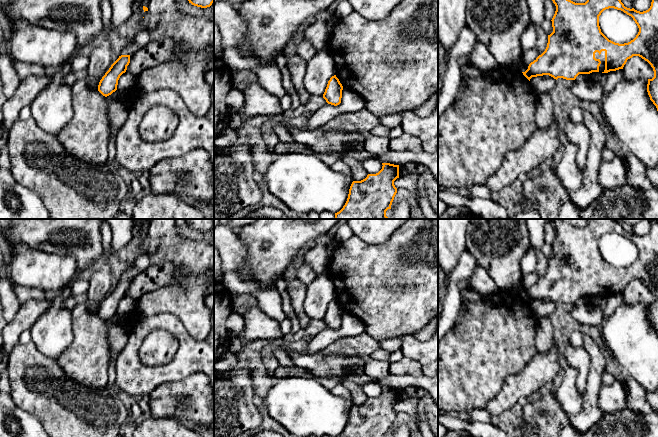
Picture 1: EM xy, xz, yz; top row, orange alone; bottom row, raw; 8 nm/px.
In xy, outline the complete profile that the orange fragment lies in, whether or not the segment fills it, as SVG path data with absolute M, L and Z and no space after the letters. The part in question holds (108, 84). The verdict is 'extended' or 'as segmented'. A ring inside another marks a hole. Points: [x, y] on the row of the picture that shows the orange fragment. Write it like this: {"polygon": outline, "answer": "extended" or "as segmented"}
{"polygon": "M121 55L111 65L98 85L98 91L103 96L107 97L117 90L118 80L120 76L126 72L129 63L130 55Z", "answer": "as segmented"}

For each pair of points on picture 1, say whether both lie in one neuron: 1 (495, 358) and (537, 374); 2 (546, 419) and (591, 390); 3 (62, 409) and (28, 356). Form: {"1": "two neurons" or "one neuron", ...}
{"1": "two neurons", "2": "two neurons", "3": "one neuron"}

